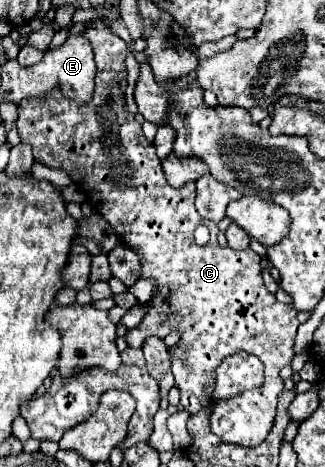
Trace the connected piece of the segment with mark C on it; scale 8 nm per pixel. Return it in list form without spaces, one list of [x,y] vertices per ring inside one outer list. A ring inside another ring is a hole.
[[[88,20],[84,24],[82,36],[86,36],[94,48],[96,56],[96,90],[90,102],[76,106],[70,100],[64,100],[60,92],[50,92],[44,98],[24,98],[18,106],[18,120],[16,128],[22,138],[22,142],[34,146],[34,158],[50,168],[64,170],[90,198],[90,202],[96,206],[104,218],[108,218],[108,224],[112,230],[116,230],[116,236],[120,238],[120,244],[128,246],[140,260],[140,280],[154,280],[156,282],[156,294],[146,304],[144,320],[126,332],[126,344],[128,348],[140,348],[142,338],[158,336],[166,338],[170,332],[180,332],[180,342],[172,348],[168,348],[170,362],[172,362],[172,374],[176,378],[176,386],[180,388],[180,404],[188,414],[198,414],[200,410],[210,410],[210,428],[218,434],[222,442],[232,442],[238,446],[260,446],[268,432],[272,430],[274,416],[276,416],[276,404],[278,394],[284,390],[284,382],[278,376],[278,372],[290,364],[294,356],[294,336],[298,330],[296,310],[292,310],[288,304],[282,304],[276,300],[272,292],[266,290],[262,276],[260,276],[260,256],[246,250],[230,250],[228,246],[222,248],[216,240],[218,228],[212,222],[206,222],[210,228],[210,242],[204,246],[198,246],[194,242],[194,228],[204,224],[200,214],[194,208],[194,194],[196,188],[192,182],[182,186],[180,190],[172,188],[162,172],[162,164],[156,156],[156,150],[150,142],[146,142],[142,134],[142,126],[134,120],[134,116],[126,110],[124,102],[124,90],[126,90],[126,42],[118,38],[110,26],[100,20]],[[244,350],[248,354],[254,354],[264,364],[264,384],[258,386],[258,390],[242,390],[236,394],[236,398],[226,400],[214,400],[214,384],[216,384],[216,368],[220,362],[238,352]]]

